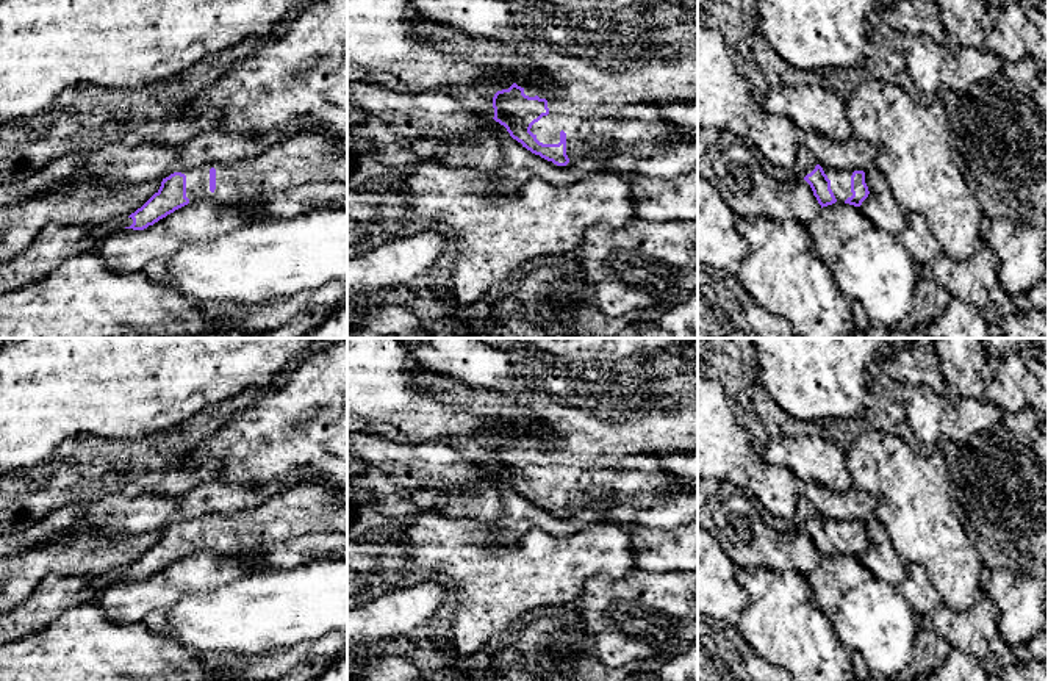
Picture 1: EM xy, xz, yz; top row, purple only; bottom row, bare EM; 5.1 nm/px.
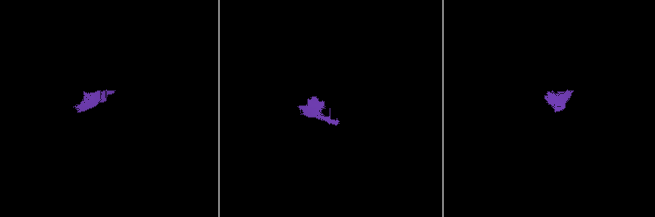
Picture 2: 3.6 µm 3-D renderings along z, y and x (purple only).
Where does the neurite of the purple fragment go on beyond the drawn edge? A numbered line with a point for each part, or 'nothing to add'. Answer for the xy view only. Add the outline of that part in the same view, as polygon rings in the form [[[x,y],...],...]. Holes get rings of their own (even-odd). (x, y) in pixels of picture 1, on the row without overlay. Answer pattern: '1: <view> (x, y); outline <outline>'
1: xy (307, 508); outline [[[297,482],[255,507],[231,515],[211,513],[181,521],[191,553],[264,553],[300,535],[347,534],[347,504],[339,503],[325,484]]]
2: xy (102, 581); outline [[[128,567],[109,571],[106,575],[99,575],[99,576],[94,576],[92,587],[100,593],[113,582],[130,578],[131,575],[133,575],[133,570]]]

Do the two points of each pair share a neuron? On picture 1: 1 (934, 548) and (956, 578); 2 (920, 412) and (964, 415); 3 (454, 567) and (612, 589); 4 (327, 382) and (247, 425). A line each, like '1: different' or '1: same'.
1: same
2: same
3: different
4: same

